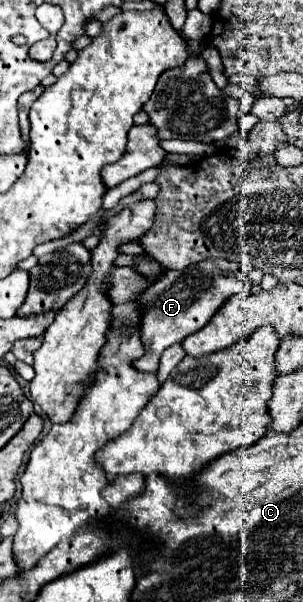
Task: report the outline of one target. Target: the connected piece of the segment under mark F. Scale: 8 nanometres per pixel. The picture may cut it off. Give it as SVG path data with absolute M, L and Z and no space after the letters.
M206 259L182 271L166 271L166 275L150 285L140 297L144 309L142 343L146 347L146 353L134 367L140 371L158 371L158 361L166 347L170 347L172 343L182 343L188 335L200 331L228 297L250 295L250 287L252 281L248 273L238 263L224 259Z

